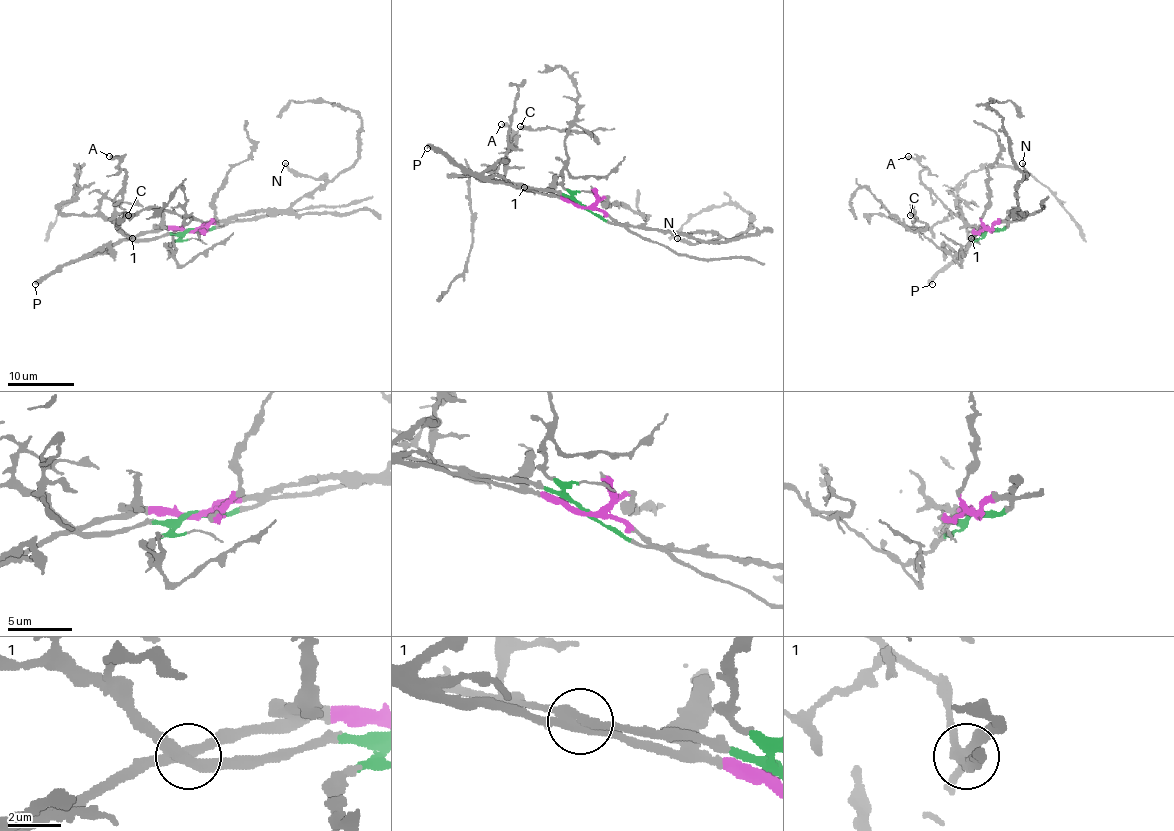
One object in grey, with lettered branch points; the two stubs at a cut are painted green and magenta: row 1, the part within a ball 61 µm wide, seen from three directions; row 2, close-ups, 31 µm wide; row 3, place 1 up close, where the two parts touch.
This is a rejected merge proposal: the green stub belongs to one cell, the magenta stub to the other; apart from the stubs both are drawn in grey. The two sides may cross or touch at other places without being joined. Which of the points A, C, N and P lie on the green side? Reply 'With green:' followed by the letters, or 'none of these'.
With green: A, C

